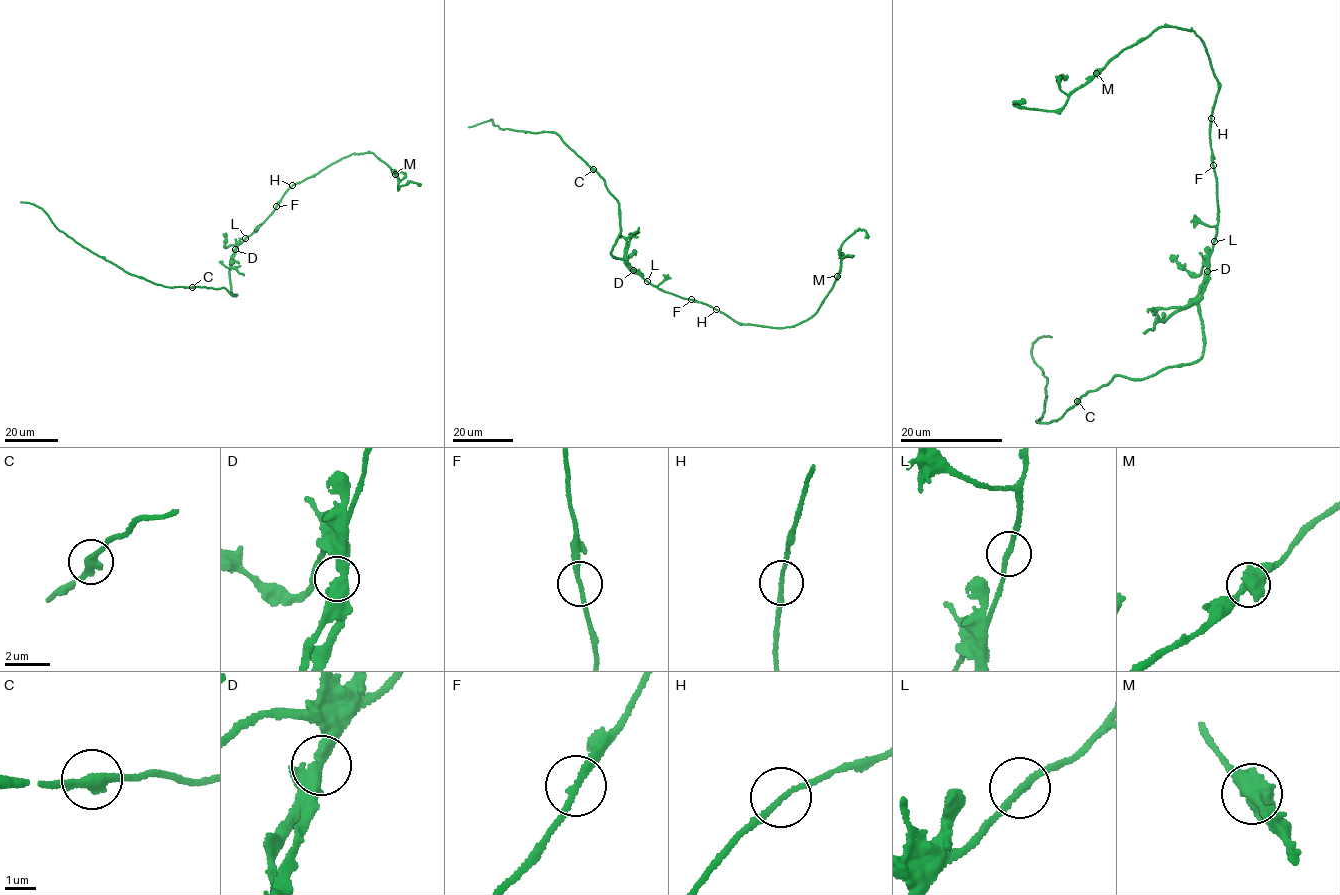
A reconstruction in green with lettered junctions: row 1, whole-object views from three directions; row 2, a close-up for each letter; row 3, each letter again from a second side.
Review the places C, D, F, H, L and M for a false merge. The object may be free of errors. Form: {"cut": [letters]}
{"cut": ["D"]}

